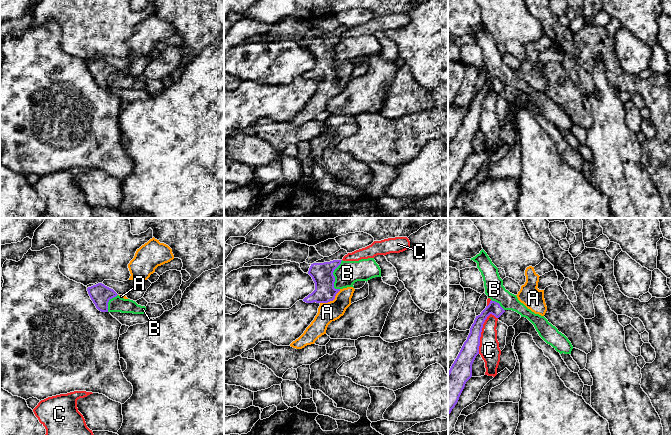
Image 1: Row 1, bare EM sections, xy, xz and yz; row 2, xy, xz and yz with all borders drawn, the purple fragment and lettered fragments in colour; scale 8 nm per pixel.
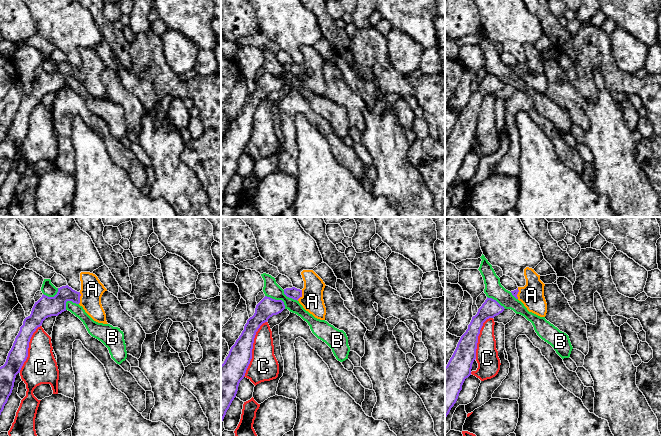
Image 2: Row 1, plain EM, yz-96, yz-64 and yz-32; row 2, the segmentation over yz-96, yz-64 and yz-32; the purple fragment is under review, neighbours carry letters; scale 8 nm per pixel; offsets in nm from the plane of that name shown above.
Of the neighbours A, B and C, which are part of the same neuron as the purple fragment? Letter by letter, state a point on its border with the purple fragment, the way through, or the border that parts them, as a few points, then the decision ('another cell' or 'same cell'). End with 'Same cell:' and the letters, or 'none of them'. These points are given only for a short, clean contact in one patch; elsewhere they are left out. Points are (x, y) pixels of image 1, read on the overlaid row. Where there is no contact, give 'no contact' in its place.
A: contact xz (331, 300); way xz (322, 273), (324, 292), (331, 300), (331, 308), (327, 312); same cell
B: contact xz (333, 275); border xz (342, 260), (333, 272), (335, 289); another cell
C: contact yz (480, 333); another cell
Same cell: A

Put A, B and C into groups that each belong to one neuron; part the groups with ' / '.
A / B / C

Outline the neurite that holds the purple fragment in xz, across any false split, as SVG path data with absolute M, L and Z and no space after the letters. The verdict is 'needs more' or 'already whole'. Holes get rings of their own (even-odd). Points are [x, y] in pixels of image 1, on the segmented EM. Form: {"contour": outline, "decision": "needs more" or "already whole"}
{"contour": "M333 260L324 263L311 264L308 274L315 283L315 290L303 299L306 303L319 303L318 313L304 333L290 346L302 349L326 334L328 325L344 315L346 309L351 305L351 298L355 289L347 287L335 289L334 270L341 264L342 260Z", "decision": "needs more"}

